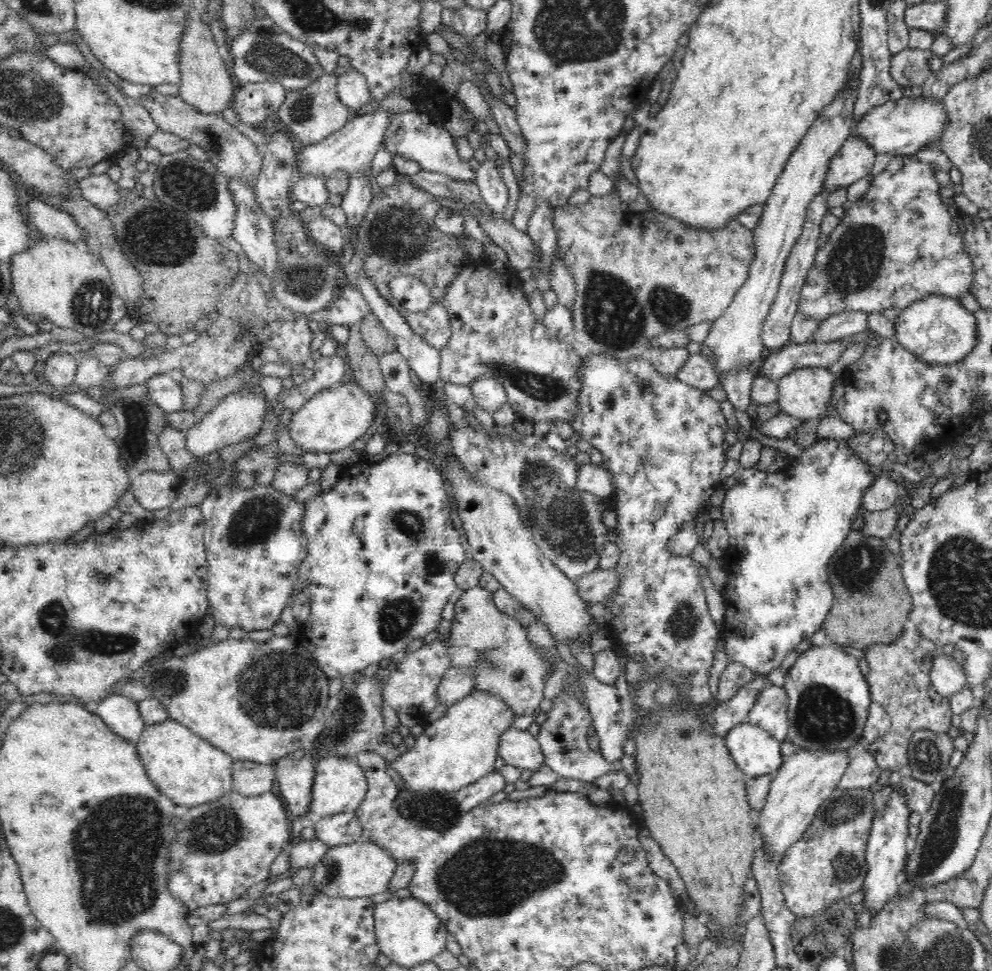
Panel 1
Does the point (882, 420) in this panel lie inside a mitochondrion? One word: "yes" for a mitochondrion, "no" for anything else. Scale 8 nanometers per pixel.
no

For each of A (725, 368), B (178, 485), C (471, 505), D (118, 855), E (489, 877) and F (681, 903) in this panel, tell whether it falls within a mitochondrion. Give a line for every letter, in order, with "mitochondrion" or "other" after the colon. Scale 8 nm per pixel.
A: other
B: other
C: other
D: mitochondrion
E: mitochondrion
F: other

